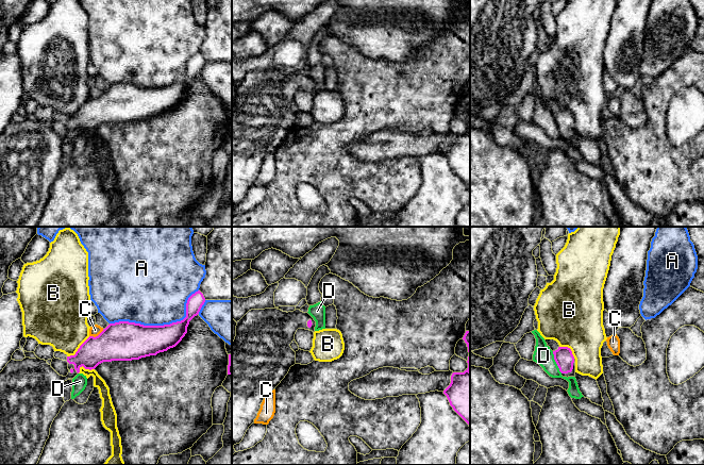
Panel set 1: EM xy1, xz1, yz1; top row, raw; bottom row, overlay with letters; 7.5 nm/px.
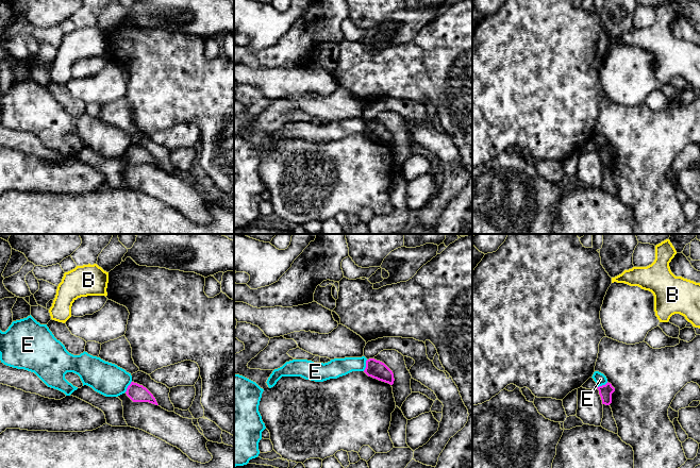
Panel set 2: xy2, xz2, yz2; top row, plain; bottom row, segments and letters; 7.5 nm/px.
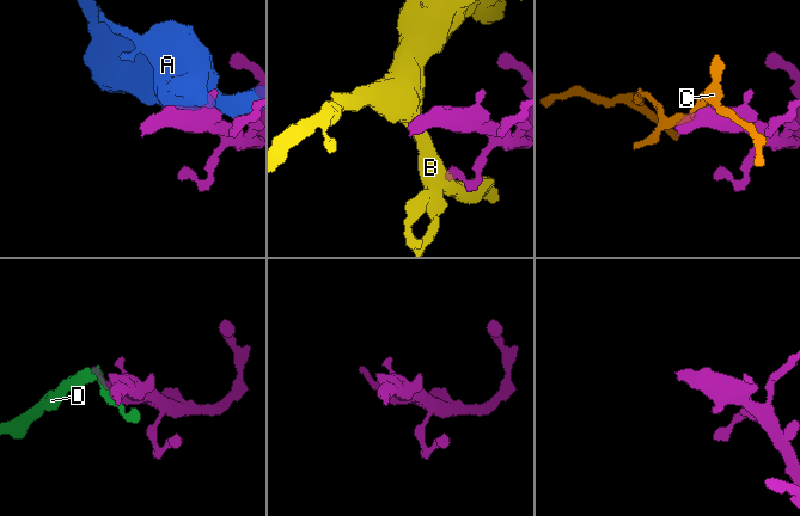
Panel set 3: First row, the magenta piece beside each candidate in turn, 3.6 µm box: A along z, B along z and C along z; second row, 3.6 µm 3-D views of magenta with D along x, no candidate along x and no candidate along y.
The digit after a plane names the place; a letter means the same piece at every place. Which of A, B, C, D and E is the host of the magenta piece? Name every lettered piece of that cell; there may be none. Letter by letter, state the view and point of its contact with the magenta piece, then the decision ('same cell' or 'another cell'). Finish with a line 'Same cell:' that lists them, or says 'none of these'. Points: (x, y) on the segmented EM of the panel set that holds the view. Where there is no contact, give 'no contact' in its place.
A: contact xy1 (161, 326); another cell
B: contact xy1 (78, 349); another cell
C: contact xy1 (96, 336); another cell
D: contact yz1 (555, 361); another cell
E: contact xz2 (366, 365); another cell
Same cell: none of these

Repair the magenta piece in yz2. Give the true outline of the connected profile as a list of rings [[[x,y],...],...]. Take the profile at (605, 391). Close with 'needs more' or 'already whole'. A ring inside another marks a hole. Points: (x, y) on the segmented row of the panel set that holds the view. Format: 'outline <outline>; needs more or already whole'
outline [[[609,382],[605,385],[599,386],[597,388],[599,390],[602,404],[610,405],[612,403],[612,394],[615,391],[615,388]]]; already whole

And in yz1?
outline [[[558,347],[557,350],[553,351],[554,360],[561,372],[563,377],[574,377],[575,376],[575,359],[572,351],[568,347]]]; needs more

